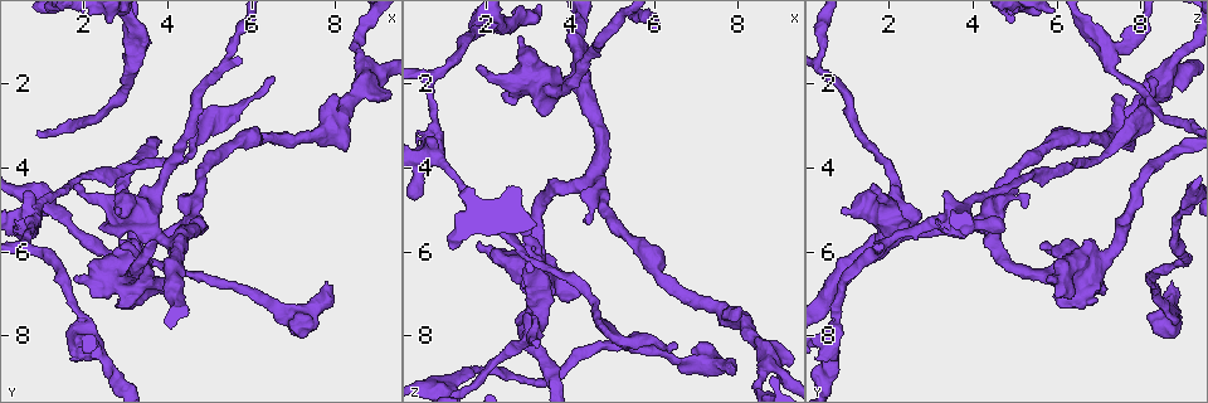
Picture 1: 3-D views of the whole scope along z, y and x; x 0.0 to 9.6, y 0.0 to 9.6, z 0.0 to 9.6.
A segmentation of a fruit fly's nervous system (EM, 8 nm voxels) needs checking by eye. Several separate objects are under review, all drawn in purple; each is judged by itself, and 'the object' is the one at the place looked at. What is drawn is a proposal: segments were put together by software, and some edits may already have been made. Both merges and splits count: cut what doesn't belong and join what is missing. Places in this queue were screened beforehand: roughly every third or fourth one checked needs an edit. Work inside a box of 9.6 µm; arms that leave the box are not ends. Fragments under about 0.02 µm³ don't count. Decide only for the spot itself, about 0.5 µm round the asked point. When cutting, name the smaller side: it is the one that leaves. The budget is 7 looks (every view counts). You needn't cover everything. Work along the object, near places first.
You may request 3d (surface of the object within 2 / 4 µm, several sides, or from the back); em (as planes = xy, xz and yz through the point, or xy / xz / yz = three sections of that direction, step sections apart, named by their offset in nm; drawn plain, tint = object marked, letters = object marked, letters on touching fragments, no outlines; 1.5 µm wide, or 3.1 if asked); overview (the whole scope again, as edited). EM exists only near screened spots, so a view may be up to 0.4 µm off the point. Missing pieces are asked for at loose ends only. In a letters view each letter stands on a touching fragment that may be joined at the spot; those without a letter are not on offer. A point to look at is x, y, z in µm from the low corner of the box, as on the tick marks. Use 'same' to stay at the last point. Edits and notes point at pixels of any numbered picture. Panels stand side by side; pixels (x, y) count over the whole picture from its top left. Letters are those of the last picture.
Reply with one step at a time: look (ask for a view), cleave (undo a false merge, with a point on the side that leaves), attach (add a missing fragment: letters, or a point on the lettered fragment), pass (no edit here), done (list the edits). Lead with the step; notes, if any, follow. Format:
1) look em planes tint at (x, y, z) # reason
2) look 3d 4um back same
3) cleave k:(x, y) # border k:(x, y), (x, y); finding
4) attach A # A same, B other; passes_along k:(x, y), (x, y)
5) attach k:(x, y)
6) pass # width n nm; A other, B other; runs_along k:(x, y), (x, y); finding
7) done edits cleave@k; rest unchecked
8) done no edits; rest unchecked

look 3d 4um at (7.70, 6.75, 8.75) # branch stops here

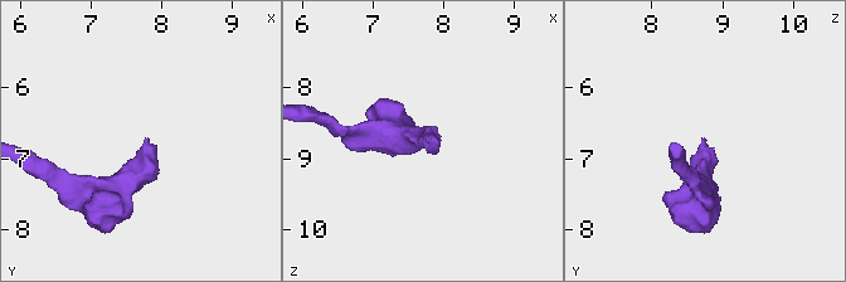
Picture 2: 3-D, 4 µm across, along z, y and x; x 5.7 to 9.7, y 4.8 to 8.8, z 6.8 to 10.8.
look em planes tint at (7.75, 6.75, 8.75) # shape alone is not enough

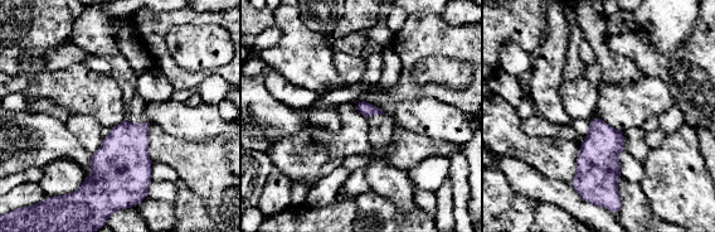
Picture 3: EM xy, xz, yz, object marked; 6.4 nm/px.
look em planes letters same # what lies round it

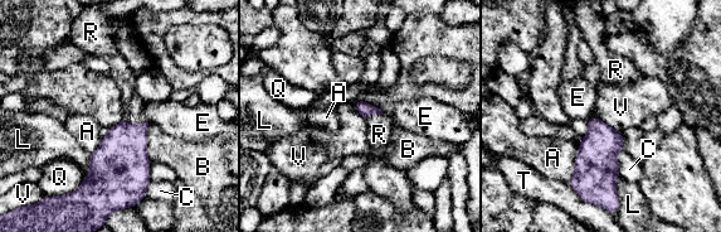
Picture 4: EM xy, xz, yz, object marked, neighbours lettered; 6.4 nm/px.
attach R # longest_contact A 260 nm; A other, B other, C other, E other, L other, Q other, R same, T other, V other; passes_along 4:(121, 159), (136, 124), (132, 105); it goes on there

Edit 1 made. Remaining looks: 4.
look 3d 2um at (1.85, 6.70, 5.75) # free end

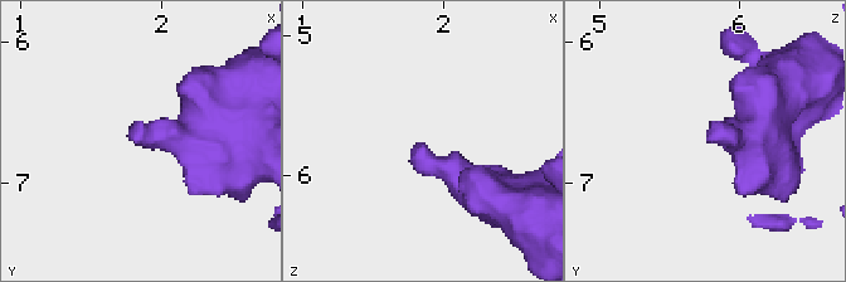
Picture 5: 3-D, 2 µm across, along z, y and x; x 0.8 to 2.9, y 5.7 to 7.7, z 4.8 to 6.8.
look em planes tint at (1.78, 6.72, 5.76) # shape alone is not enough

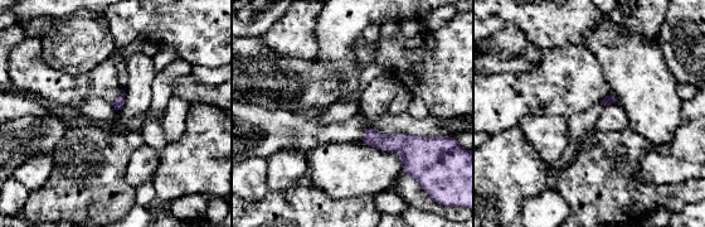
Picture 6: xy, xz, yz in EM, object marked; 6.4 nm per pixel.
look em planes letters same # what lies round it

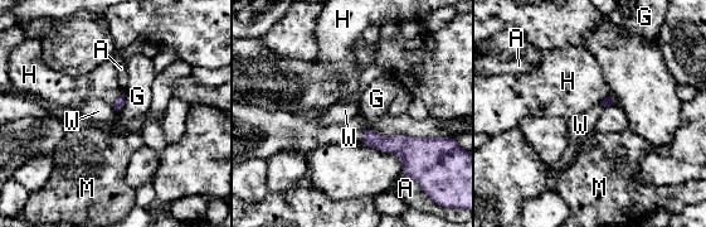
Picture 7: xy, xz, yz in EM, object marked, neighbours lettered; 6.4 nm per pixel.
pass # A other, G other, H other, M other, W other; border 7:(111, 105), (117, 111); no lettered fragment goes on from it

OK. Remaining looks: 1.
done edits attach@4; rest unchecked

